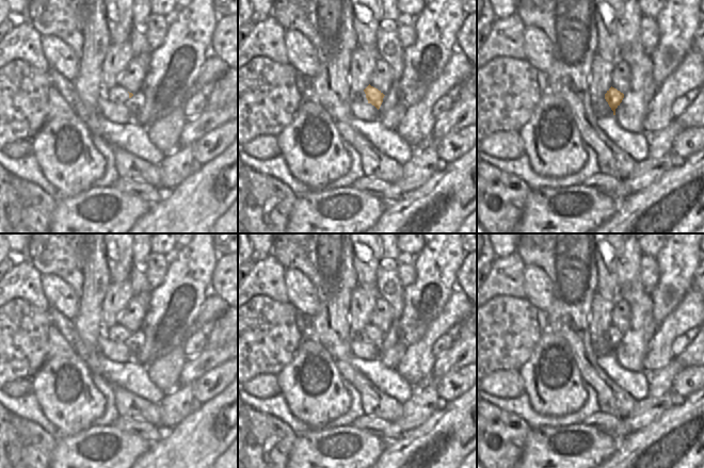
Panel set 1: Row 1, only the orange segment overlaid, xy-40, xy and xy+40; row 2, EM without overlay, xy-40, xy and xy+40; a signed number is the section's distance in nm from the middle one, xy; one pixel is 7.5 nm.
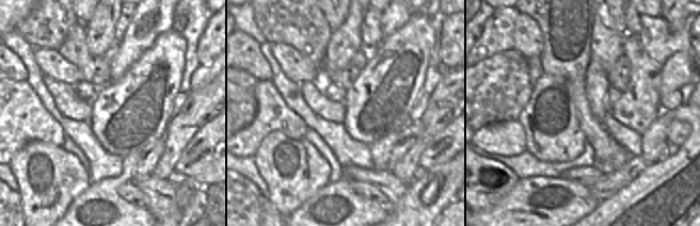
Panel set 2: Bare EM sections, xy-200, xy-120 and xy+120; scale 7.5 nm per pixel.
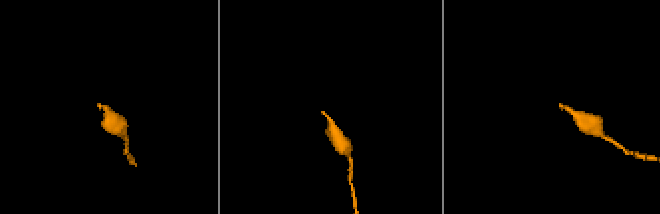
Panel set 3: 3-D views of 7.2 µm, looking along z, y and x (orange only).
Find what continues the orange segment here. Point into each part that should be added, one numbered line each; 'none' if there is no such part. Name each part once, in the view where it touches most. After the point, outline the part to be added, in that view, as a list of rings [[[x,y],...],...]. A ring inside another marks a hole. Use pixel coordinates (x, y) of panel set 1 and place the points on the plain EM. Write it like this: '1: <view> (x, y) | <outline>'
1: xy (362, 336) | [[[363,329],[359,334],[357,334],[357,336],[355,337],[355,340],[361,340],[363,342],[368,342],[368,339],[366,337],[366,333]]]

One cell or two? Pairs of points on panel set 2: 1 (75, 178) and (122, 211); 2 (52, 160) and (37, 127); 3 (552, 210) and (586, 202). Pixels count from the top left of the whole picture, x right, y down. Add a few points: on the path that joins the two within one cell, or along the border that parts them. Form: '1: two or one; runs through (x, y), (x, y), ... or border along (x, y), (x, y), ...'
1: two; border along (90, 183), (69, 204)
2: two; border along (61, 147), (41, 141), (31, 141), (20, 149)
3: one; runs through (560, 206), (567, 202), (577, 202)

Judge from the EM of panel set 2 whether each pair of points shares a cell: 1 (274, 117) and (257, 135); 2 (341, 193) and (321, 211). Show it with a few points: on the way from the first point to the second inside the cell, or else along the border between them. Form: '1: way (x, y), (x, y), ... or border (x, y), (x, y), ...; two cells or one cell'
1: way (270, 122), (260, 131); one cell
2: way (335, 193), (328, 205); one cell

